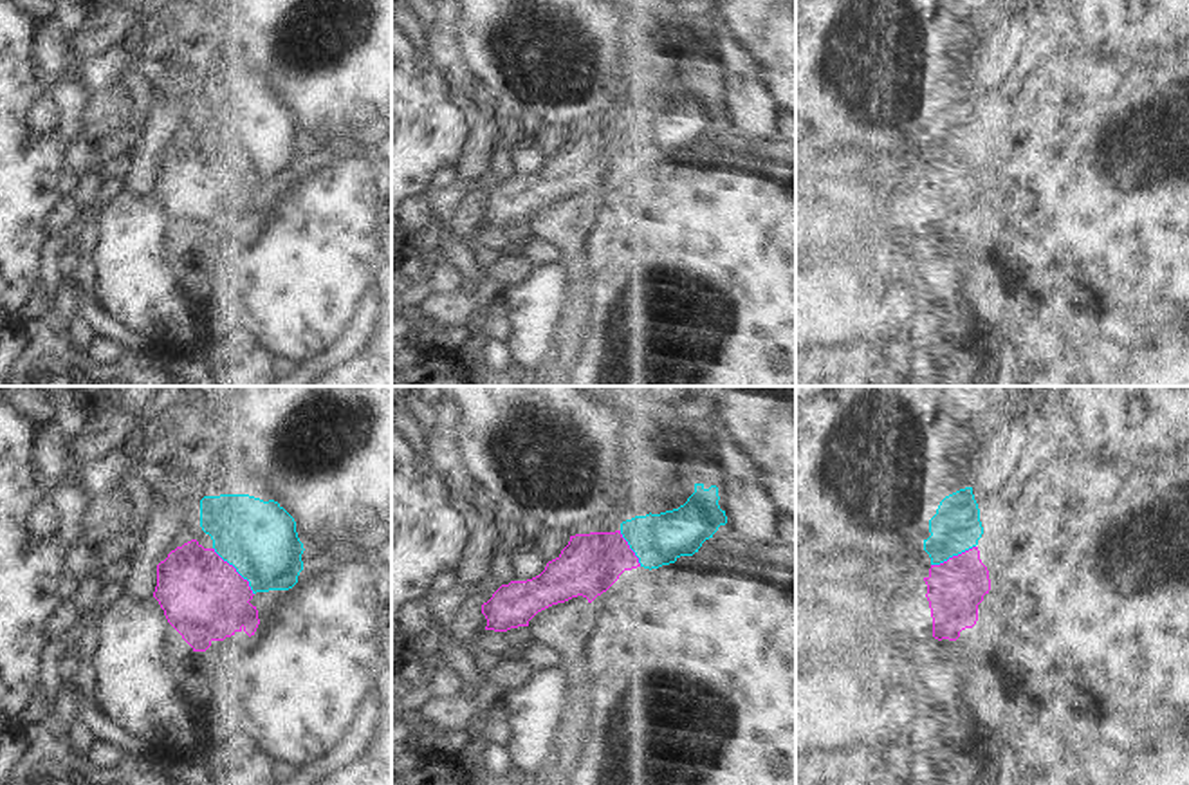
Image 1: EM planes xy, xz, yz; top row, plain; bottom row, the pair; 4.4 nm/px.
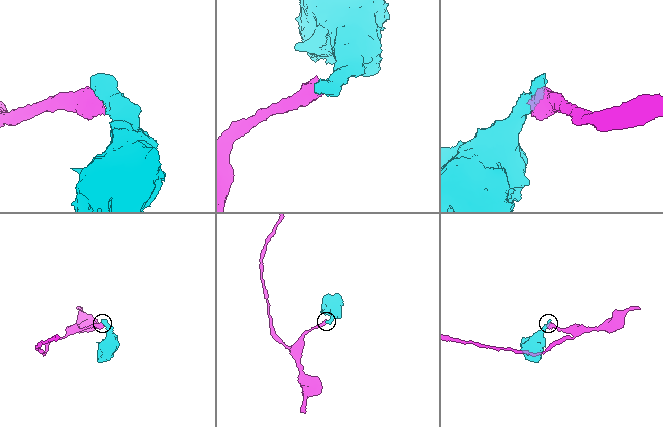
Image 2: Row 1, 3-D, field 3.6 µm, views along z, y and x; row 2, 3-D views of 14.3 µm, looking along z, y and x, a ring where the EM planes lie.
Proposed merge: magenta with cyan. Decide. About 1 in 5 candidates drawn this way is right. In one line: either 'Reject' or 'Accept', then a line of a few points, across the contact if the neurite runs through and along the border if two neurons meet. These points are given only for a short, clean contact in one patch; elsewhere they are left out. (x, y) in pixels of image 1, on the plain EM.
Reject. Line: xy (213, 143), (248, 177), (253, 190)

